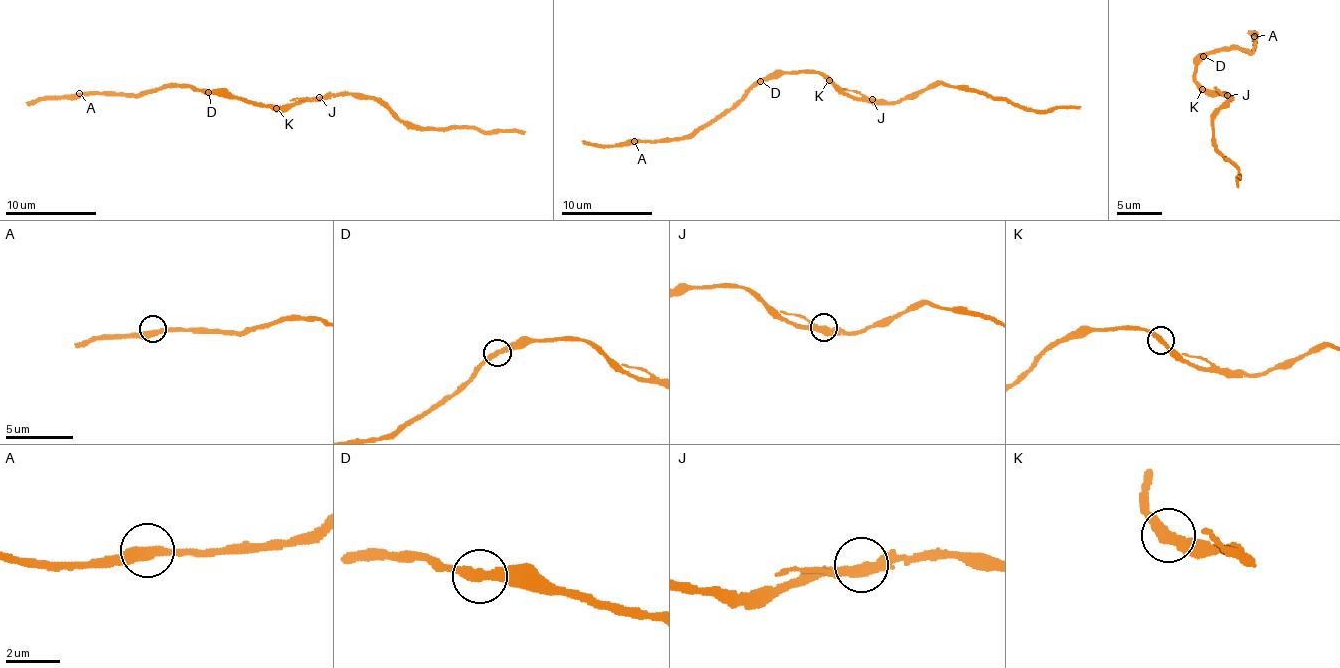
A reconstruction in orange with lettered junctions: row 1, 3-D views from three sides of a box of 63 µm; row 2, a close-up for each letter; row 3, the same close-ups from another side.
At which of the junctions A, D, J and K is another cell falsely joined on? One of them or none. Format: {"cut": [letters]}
{"cut": []}

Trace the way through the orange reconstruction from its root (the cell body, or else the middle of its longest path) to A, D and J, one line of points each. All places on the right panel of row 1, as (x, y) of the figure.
A: (1200, 87), (1195, 81), (1194, 71), (1199, 58), (1233, 46), (1242, 51), (1252, 50), (1254, 36)
D: (1200, 87), (1195, 81), (1194, 71), (1197, 60), (1203, 56)
J: (1200, 87), (1227, 95)

